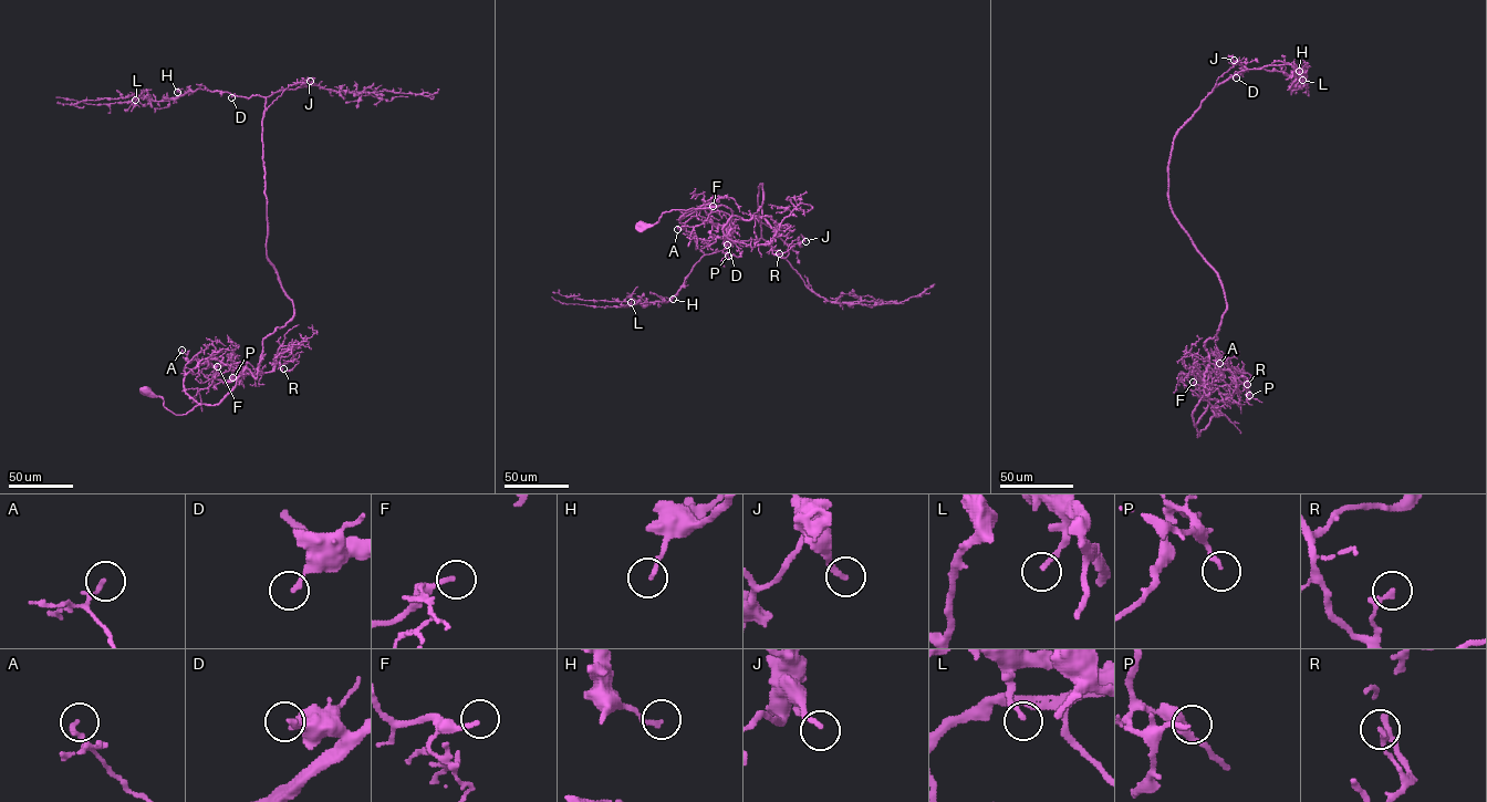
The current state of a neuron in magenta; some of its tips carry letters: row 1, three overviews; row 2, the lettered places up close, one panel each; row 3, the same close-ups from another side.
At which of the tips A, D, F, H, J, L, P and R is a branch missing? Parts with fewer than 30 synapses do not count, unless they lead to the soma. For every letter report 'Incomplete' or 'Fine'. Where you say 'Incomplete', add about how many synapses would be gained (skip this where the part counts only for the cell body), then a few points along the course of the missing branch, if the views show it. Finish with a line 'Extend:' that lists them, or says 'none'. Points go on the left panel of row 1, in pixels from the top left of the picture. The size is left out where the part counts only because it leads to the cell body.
A: Fine
D: Fine
F: Incomplete. Roughly 30 synapses. Course of what is missing: (217, 366), (227, 366), (235, 372)
H: Fine
J: Fine
L: Fine
P: Fine
R: Fine
Extend: F

